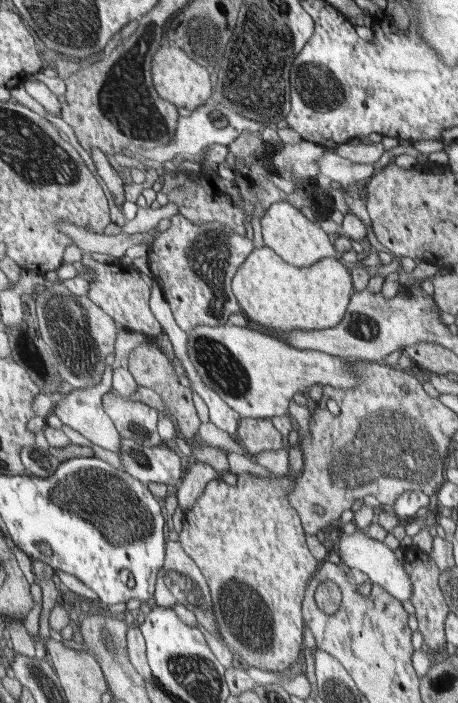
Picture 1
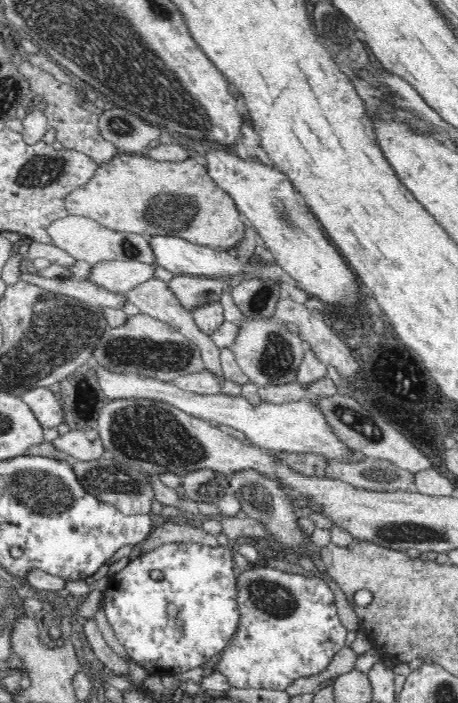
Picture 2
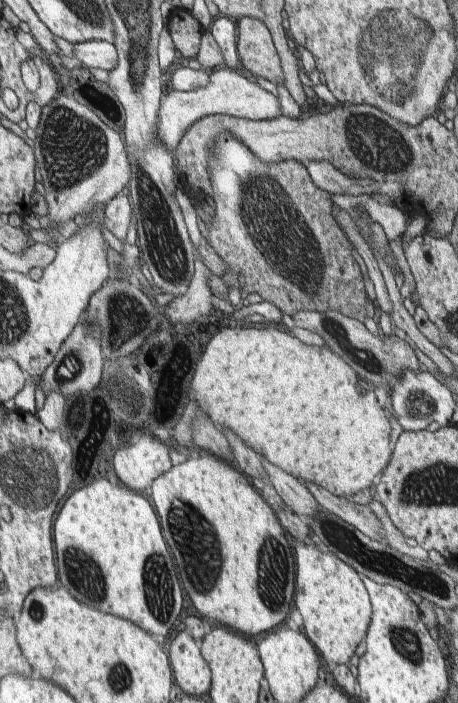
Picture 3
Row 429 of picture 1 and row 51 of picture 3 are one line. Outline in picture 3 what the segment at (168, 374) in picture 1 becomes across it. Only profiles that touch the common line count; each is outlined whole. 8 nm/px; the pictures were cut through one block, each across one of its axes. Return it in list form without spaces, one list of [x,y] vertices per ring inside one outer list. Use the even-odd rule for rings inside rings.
[[[184,7],[173,8],[170,19],[169,33],[174,42],[175,50],[180,50],[183,59],[196,59],[204,29],[191,11]]]

